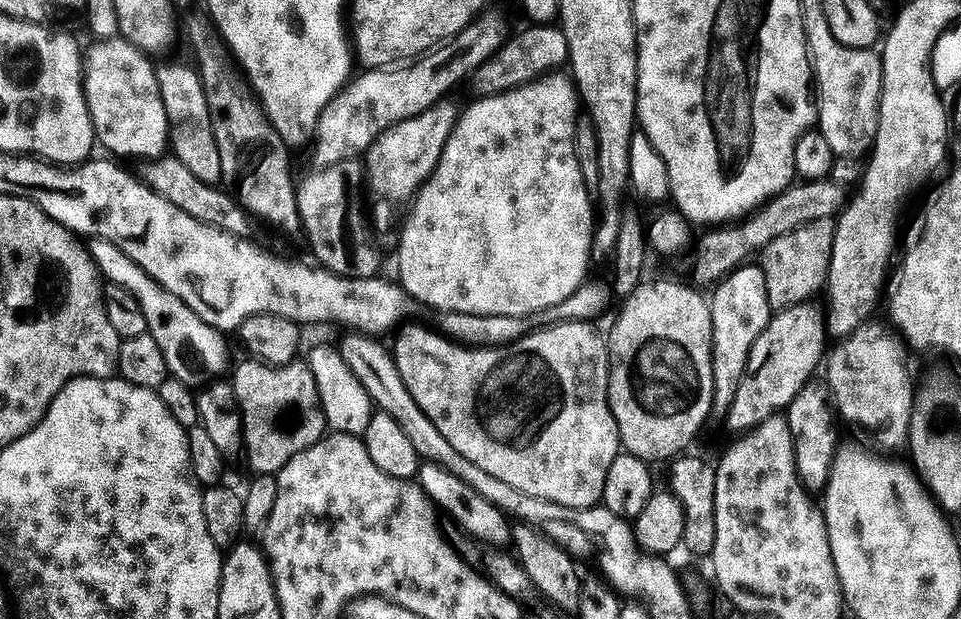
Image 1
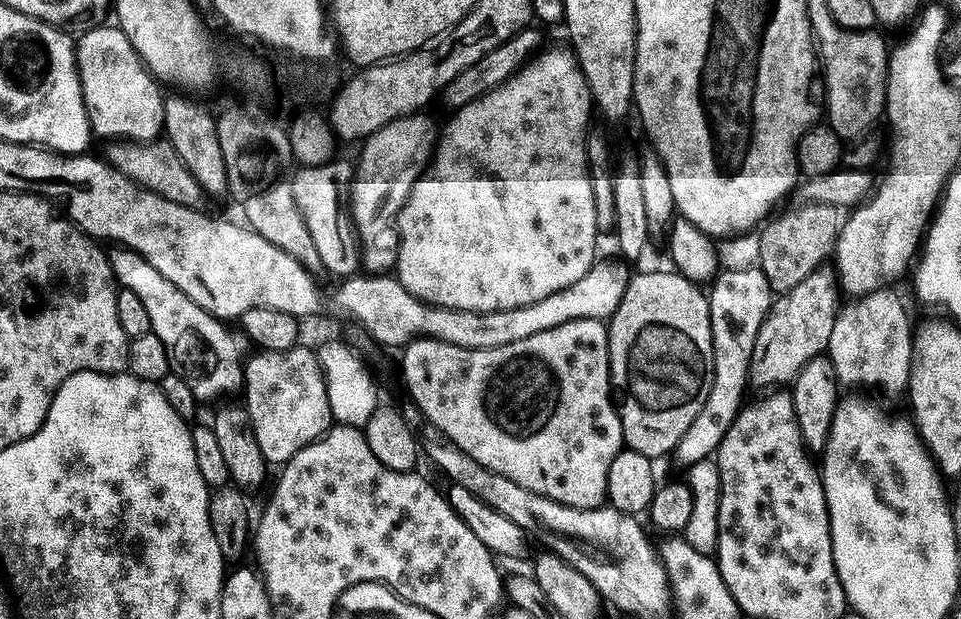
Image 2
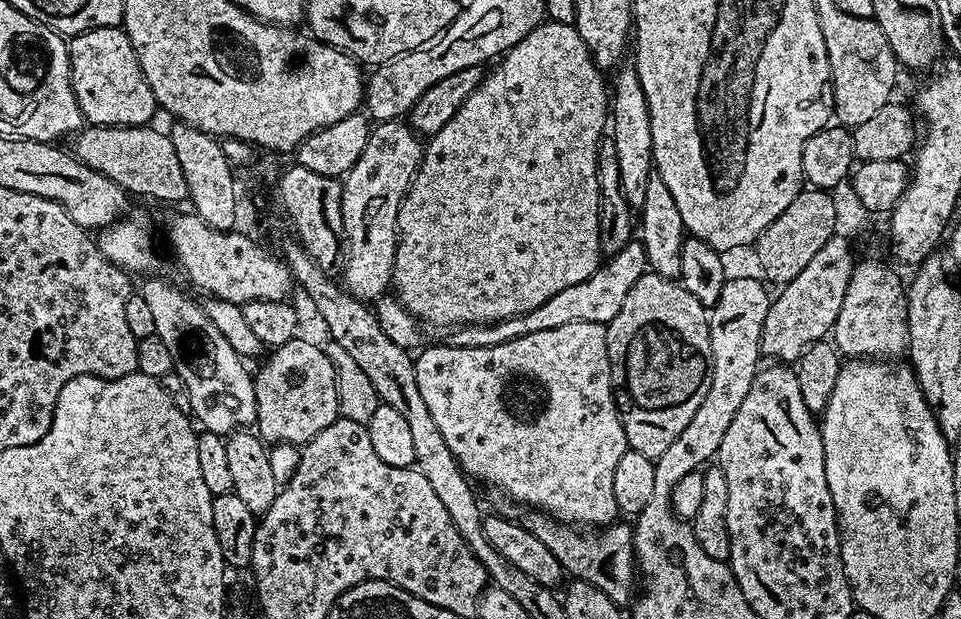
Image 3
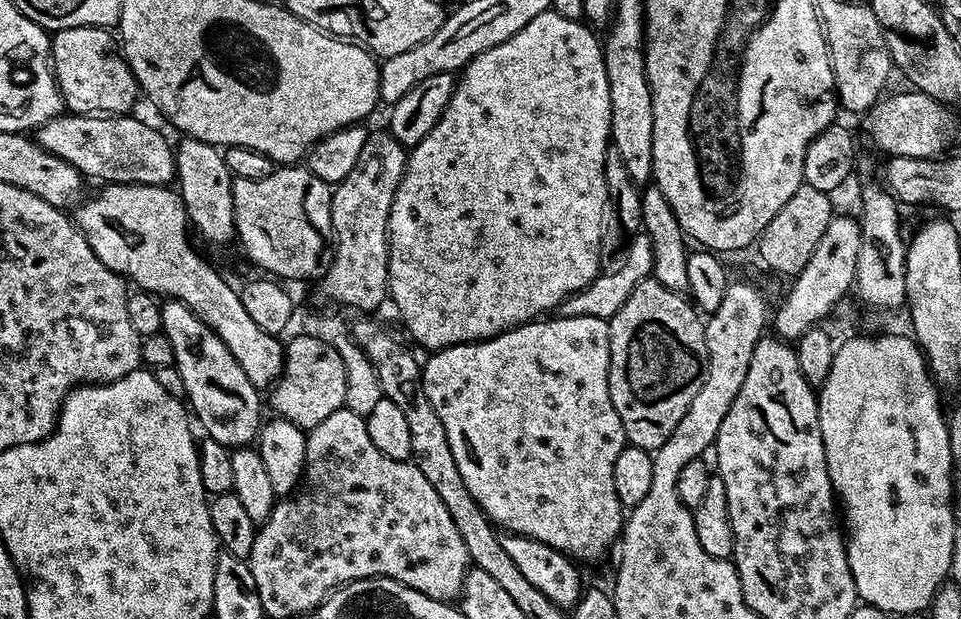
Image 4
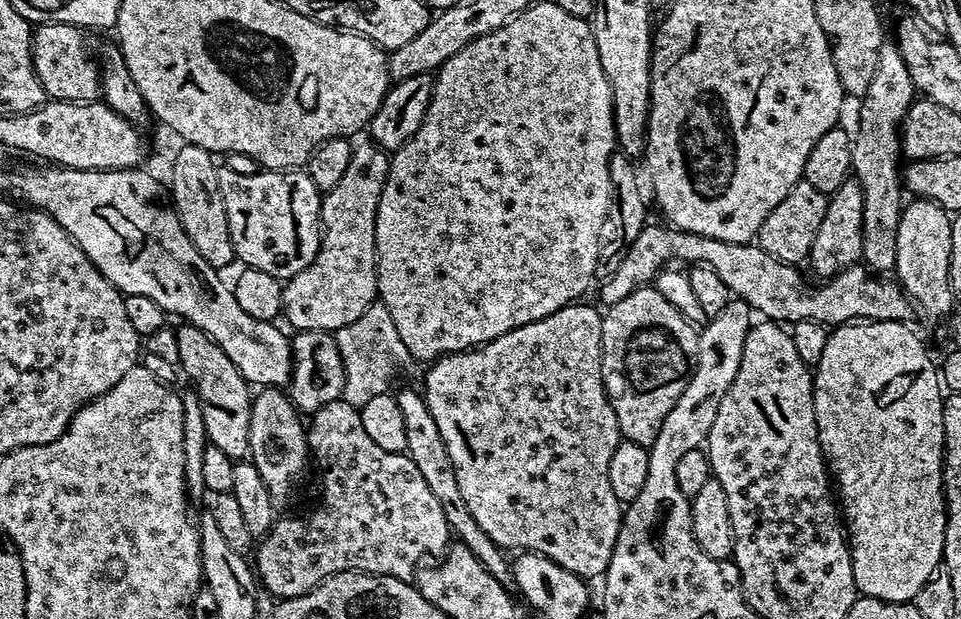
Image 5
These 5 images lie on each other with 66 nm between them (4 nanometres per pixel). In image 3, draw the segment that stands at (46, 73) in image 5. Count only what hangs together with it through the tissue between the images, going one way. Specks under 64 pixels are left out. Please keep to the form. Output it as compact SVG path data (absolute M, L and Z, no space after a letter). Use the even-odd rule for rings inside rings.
M123 27L80 32L67 46L74 98L88 124L144 126L151 121L148 119L158 112L158 105Z

